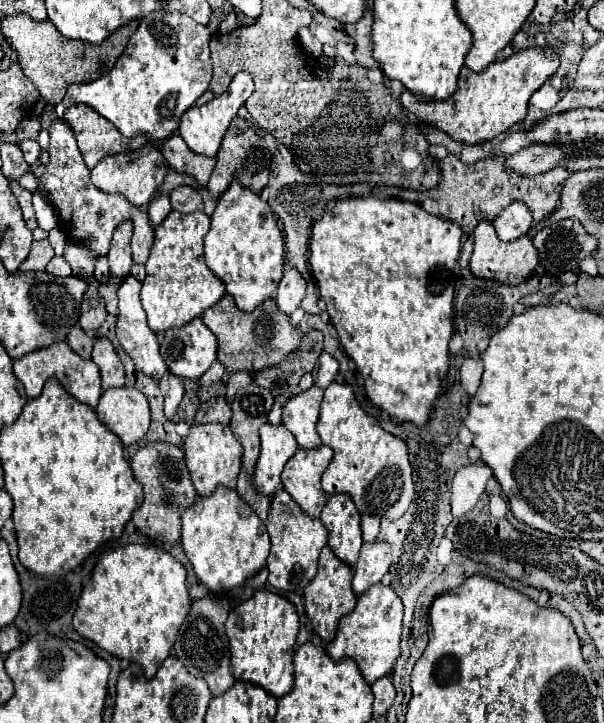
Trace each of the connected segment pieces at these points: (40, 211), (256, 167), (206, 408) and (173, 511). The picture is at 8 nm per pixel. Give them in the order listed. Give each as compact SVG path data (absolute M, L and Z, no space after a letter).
M34 195L34 211L36 211L36 219L38 219L38 227L44 231L50 231L52 227L58 227L58 219L56 219L56 211L52 205L48 205L46 199L42 199L40 195Z
M236 117L236 121L230 123L224 139L222 139L222 145L220 145L220 151L216 155L216 169L208 181L208 193L212 197L220 197L232 181L238 181L240 185L248 187L250 191L254 193L260 193L262 187L268 183L268 175L270 175L270 151L266 151L262 147L262 137L254 131L254 127L250 125L250 121L246 119L240 119Z
M224 397L210 399L202 403L200 409L204 411L202 419L196 419L194 423L224 423L224 425L230 423L230 405L226 403Z
M170 443L144 445L132 457L130 467L134 471L136 481L140 481L144 487L144 501L132 513L132 521L134 521L136 529L152 540L175 545L181 537L180 511L192 507L192 503L196 499L196 489L190 481L190 473L184 463L182 449L176 445L170 445Z

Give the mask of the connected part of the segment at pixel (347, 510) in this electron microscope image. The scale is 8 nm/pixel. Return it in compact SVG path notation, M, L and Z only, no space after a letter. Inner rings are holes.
M330 495L320 521L328 531L328 547L334 555L354 565L362 547L362 531L360 531L360 515L348 495Z

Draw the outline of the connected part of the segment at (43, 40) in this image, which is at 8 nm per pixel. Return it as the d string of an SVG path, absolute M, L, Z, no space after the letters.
M24 13L2 19L2 33L10 41L10 45L16 49L18 63L24 75L36 85L36 89L40 91L40 97L52 105L64 99L68 85L88 83L106 75L114 67L118 57L124 53L136 27L138 27L138 21L130 21L128 25L112 33L102 45L94 45L88 41L72 41L72 39L60 37L60 31L50 21L34 21L32 17Z

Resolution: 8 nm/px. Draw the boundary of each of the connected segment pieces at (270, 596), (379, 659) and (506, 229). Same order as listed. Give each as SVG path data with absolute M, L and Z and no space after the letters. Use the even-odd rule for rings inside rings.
M266 589L256 591L248 601L230 611L226 621L226 635L230 641L232 675L238 681L248 681L264 687L276 699L290 693L294 685L294 645L298 635L296 607L282 595Z
M372 585L366 593L358 597L354 611L340 619L336 639L328 643L326 651L334 661L354 659L362 677L368 683L388 675L392 671L394 661L400 655L400 629L402 629L402 601L396 591L388 585Z
M522 201L510 203L494 221L494 229L502 241L514 241L528 233L532 223L532 213Z

